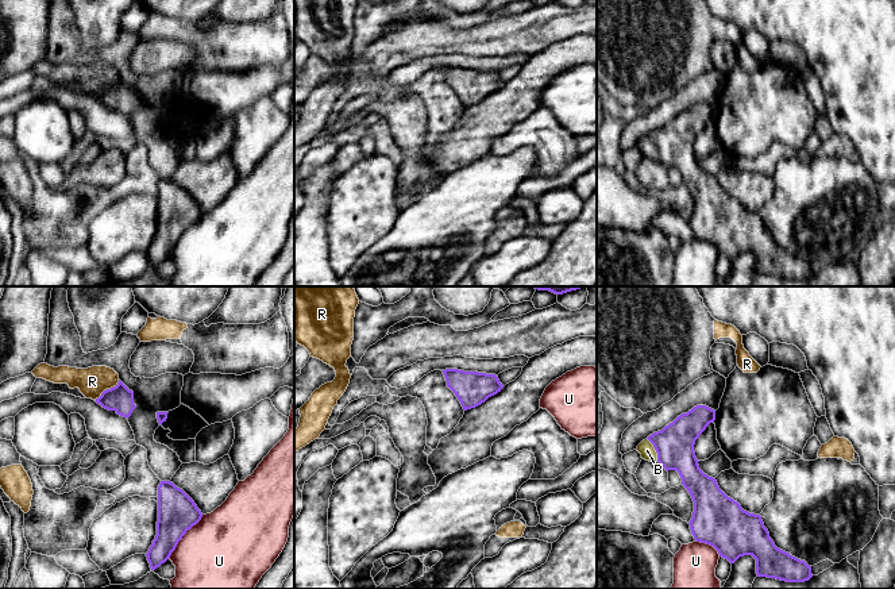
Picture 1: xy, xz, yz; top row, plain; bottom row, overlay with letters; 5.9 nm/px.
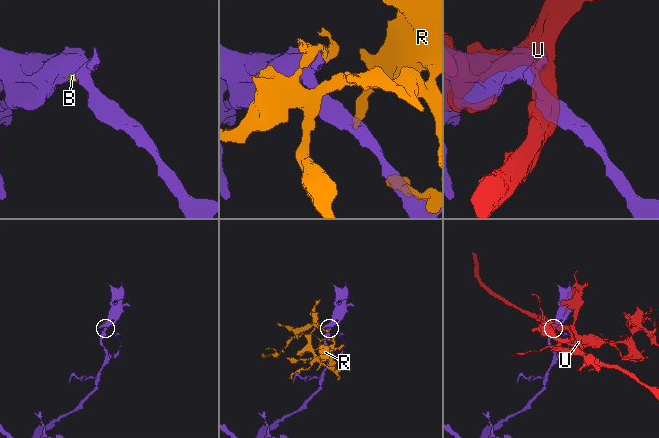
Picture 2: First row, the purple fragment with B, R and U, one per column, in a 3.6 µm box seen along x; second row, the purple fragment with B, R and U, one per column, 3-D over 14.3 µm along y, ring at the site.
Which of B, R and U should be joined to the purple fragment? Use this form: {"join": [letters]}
{"join": ["B"]}

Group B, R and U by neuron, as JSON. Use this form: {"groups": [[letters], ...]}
{"groups": [["B"], ["R"], ["U"]]}

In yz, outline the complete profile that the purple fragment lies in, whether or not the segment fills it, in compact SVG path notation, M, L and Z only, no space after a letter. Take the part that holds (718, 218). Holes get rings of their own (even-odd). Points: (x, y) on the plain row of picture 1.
M697 103L649 132L637 143L637 149L643 157L659 159L667 169L679 170L682 182L694 199L688 222L697 239L713 243L730 261L752 253L757 274L786 280L809 278L813 274L811 263L778 246L761 213L744 208L720 186L715 176L699 166L694 142L714 118L714 107Z

